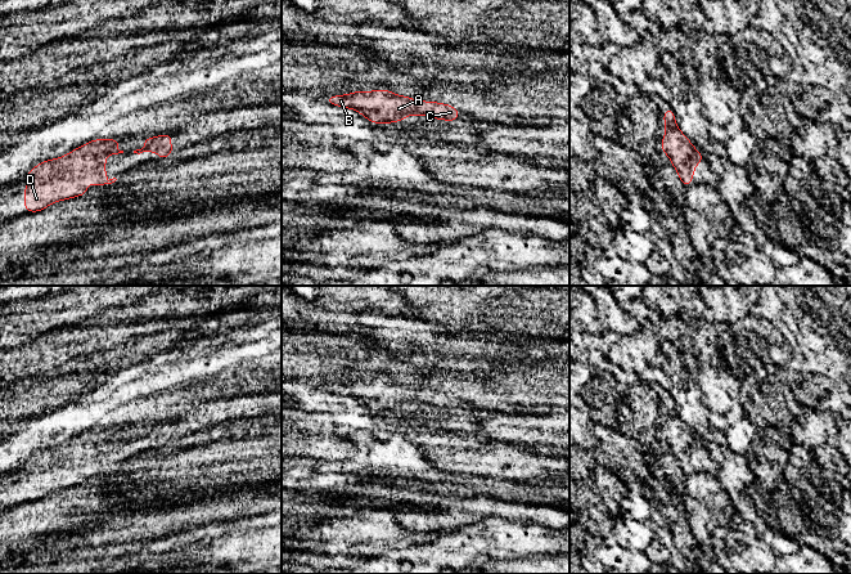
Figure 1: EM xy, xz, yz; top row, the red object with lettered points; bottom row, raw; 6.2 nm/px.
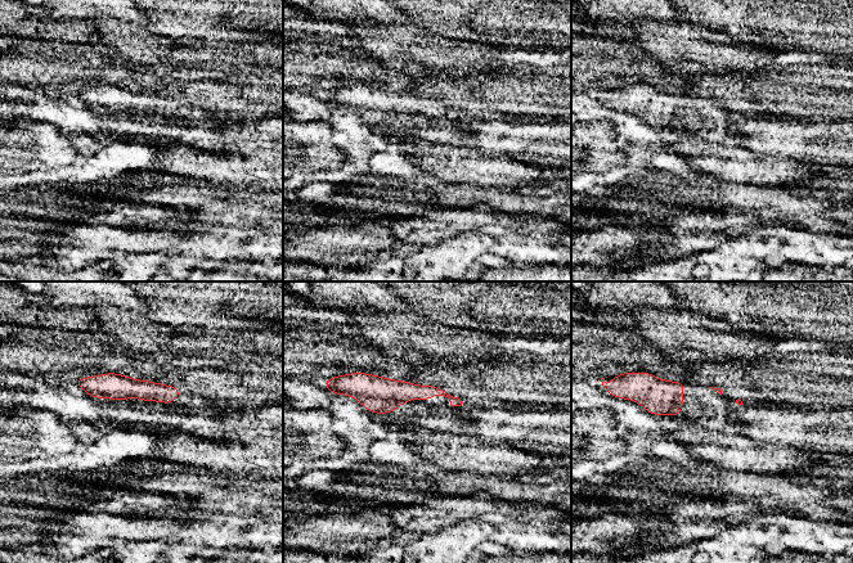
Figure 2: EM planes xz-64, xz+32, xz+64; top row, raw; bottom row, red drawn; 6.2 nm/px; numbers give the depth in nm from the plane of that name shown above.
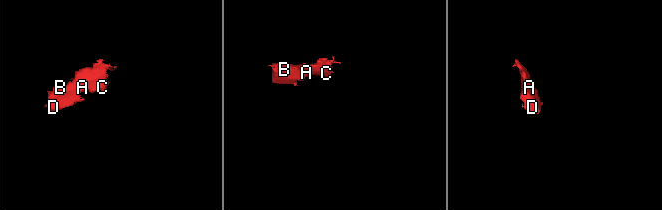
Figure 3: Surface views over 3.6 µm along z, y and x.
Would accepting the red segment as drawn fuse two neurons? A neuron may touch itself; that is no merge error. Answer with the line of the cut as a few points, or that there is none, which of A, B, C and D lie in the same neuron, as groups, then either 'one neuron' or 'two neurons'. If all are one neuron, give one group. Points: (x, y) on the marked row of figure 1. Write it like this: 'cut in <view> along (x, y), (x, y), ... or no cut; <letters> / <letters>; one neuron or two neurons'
no cut; A B C D; one neuron

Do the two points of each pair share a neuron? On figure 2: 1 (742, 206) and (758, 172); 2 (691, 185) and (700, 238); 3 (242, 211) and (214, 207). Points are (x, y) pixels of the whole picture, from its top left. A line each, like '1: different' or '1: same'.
1: different
2: same
3: same

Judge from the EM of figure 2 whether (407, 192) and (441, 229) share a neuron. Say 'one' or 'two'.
one

